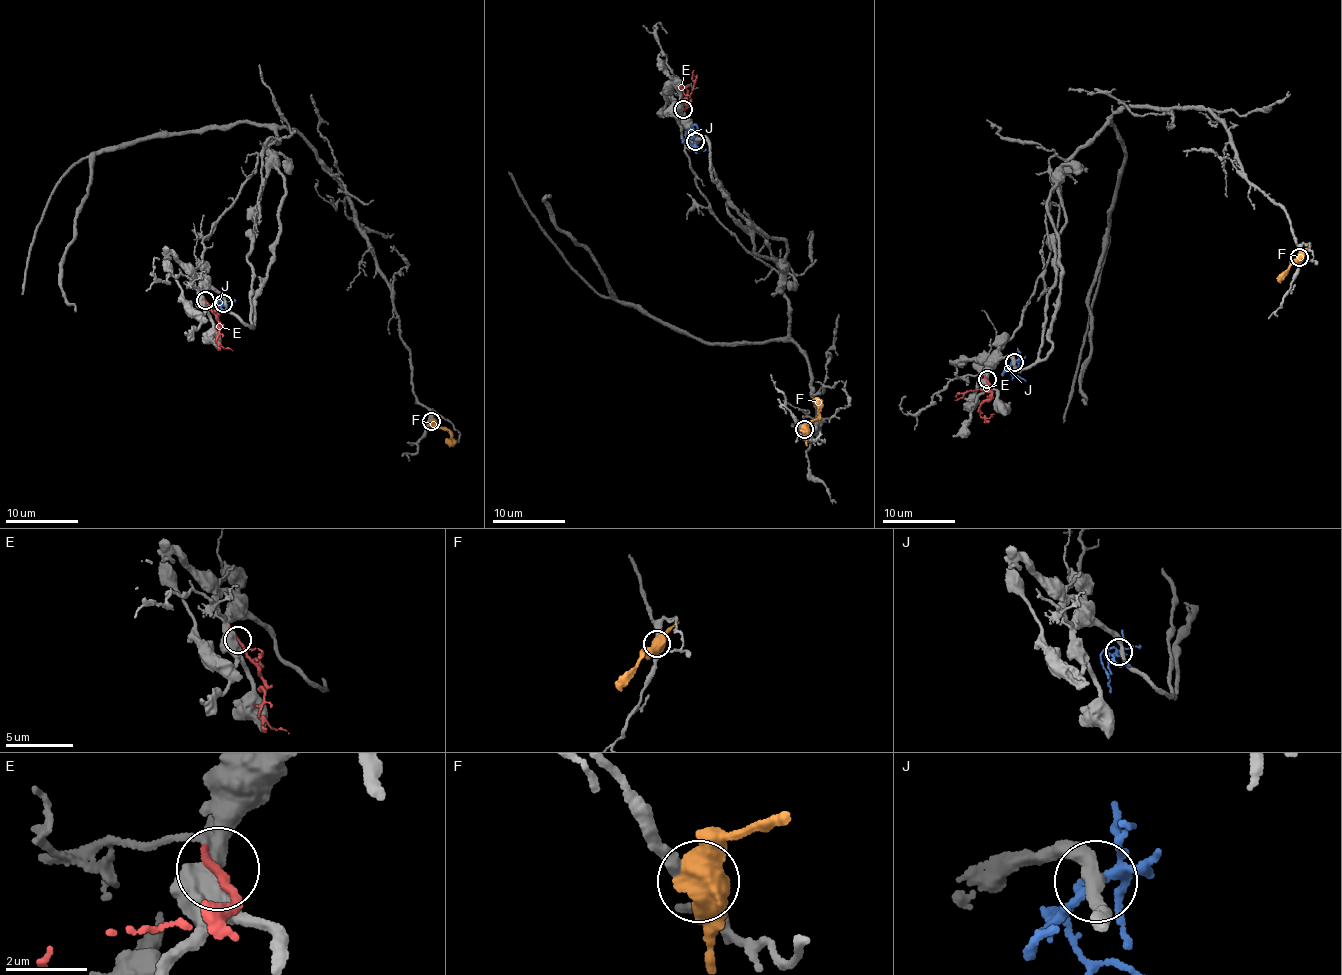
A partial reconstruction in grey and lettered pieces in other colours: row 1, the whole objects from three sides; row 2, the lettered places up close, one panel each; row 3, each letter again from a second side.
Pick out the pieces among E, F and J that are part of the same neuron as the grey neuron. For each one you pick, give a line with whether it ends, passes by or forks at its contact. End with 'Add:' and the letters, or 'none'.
E: It ends there
Add: E

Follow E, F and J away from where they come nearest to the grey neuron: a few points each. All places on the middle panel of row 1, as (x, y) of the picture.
E: (683, 110), (687, 105), (688, 107), (687, 91), (683, 85), (682, 92), (689, 97)
F: (803, 429), (818, 416), (818, 397)
J: (695, 141), (691, 145), (686, 138), (682, 143)

